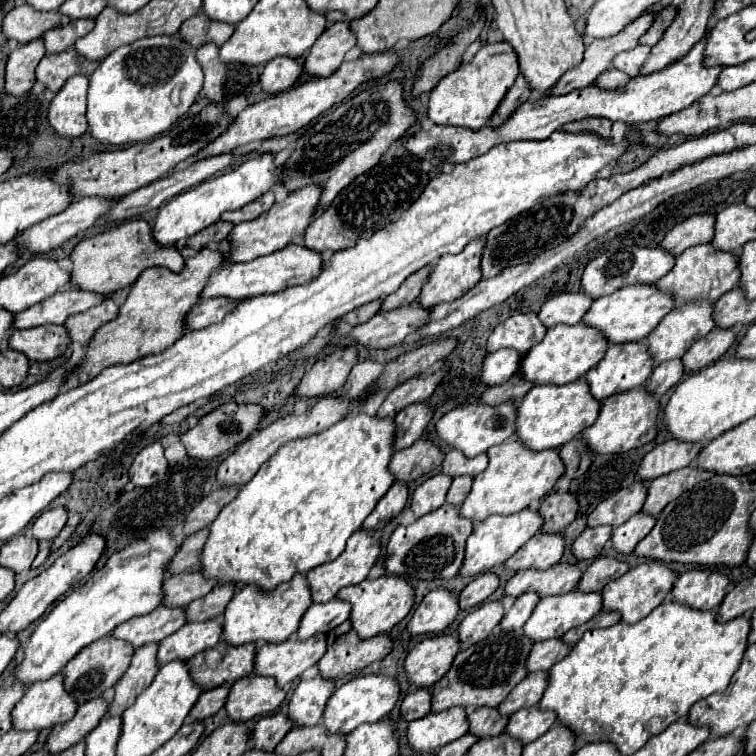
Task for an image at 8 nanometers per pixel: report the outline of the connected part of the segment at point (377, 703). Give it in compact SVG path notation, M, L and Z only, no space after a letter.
M368 674L368 676L356 676L354 680L348 680L346 684L342 684L328 700L326 708L324 708L324 718L322 724L326 728L328 734L348 734L352 732L356 726L360 724L372 724L372 722L380 722L396 704L400 694L398 682L394 678L388 676L376 676L376 674Z

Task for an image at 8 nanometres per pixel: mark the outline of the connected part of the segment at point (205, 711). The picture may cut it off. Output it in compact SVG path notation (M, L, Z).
M222 686L220 690L208 690L208 694L200 694L198 702L190 710L186 722L200 722L212 714L216 714L224 706L224 696L228 696L228 686Z

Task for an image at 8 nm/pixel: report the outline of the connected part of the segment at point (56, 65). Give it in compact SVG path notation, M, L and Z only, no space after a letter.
M68 48L60 54L44 56L36 68L36 80L56 94L68 78L78 74L90 76L96 66L96 62L86 62L86 58L80 58L72 48Z

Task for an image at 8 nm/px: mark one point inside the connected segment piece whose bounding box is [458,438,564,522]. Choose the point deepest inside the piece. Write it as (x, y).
(515, 476)

